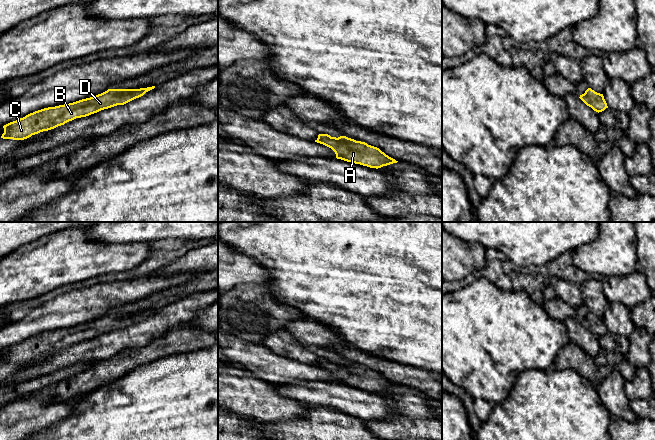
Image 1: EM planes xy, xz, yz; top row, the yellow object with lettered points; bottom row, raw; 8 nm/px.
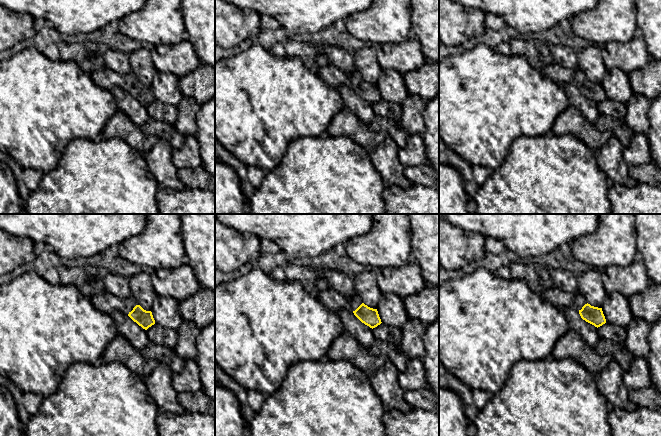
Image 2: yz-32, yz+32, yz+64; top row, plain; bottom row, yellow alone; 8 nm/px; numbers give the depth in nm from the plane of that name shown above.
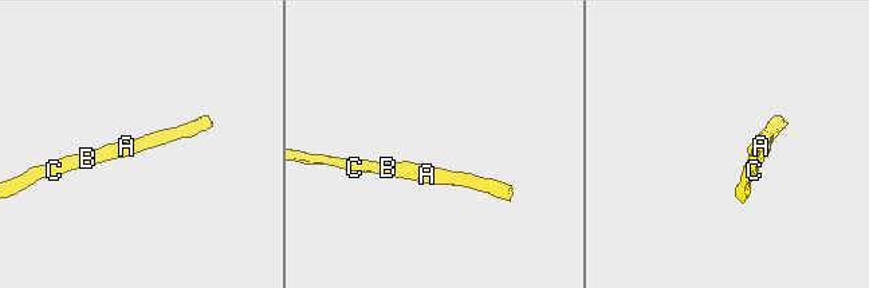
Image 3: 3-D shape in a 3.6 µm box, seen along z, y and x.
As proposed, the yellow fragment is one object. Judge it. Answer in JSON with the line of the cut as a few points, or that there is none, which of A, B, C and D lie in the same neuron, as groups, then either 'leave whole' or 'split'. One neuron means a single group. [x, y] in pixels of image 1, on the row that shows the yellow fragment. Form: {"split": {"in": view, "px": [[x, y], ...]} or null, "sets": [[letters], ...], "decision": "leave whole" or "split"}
{"split": null, "sets": [["A", "B", "C", "D"]], "decision": "leave whole"}

